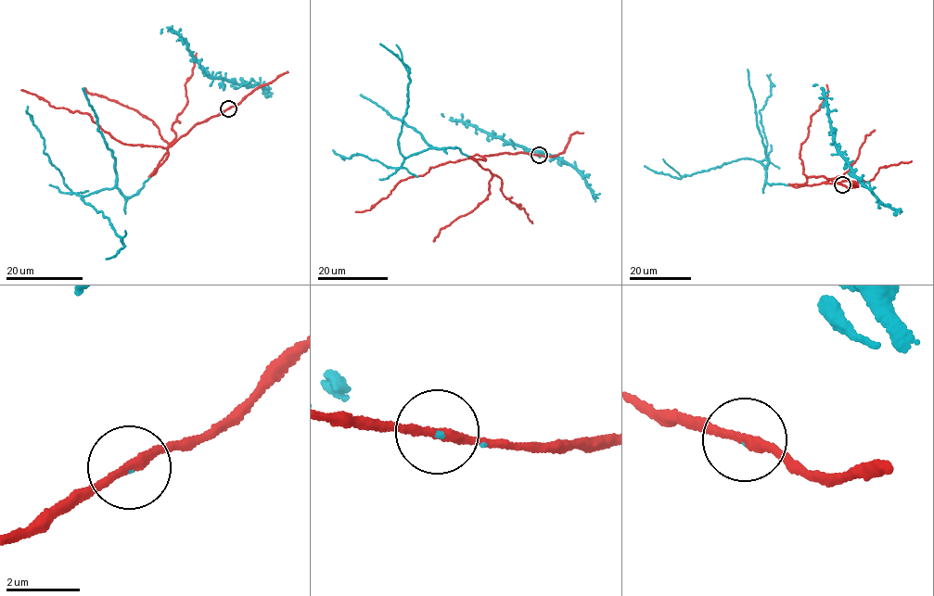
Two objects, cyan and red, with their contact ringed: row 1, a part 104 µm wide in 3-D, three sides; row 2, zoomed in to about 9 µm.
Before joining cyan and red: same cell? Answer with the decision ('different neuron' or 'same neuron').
same neuron

